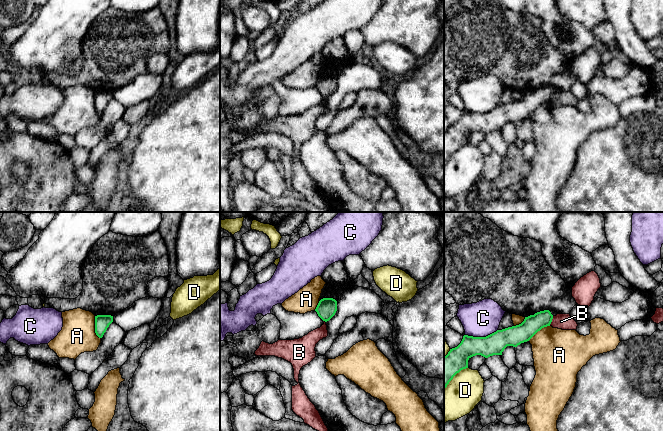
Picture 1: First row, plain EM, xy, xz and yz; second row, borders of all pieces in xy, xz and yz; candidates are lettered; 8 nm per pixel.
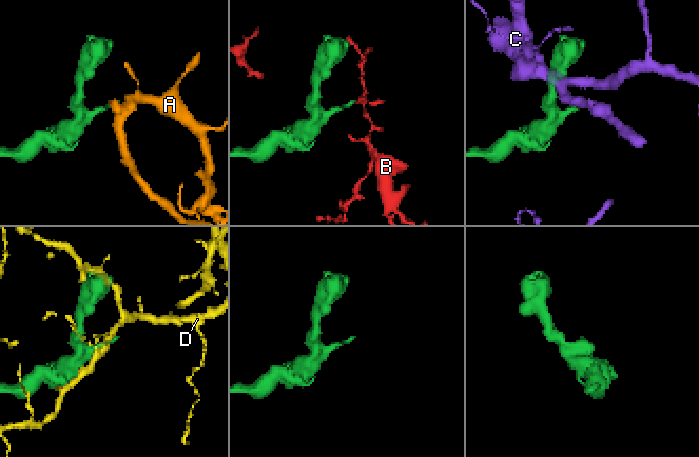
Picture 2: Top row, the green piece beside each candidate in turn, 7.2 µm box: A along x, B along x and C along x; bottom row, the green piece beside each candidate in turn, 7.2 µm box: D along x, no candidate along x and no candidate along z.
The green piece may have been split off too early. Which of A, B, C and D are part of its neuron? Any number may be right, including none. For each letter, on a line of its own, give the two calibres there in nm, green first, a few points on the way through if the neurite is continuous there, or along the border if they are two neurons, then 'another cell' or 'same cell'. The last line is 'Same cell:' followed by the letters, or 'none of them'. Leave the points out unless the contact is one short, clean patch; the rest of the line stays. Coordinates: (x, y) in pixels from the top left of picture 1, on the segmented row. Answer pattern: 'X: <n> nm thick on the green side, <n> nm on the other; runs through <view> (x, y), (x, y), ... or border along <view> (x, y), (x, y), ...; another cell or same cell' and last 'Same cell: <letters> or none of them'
A: 120 nm thick on the green side, 280 nm on the other; border along xy (94, 316), (94, 332), (100, 338); another cell
B: 150 nm thick on the green side, 130 nm on the other; border along yz (553, 316), (549, 325); another cell
C: 180 nm thick on the green side, 280 nm on the other; border along yz (497, 329), (485, 336), (465, 335); another cell
D: 200 nm thick on the green side, 280 nm on the other; another cell
Same cell: none of them

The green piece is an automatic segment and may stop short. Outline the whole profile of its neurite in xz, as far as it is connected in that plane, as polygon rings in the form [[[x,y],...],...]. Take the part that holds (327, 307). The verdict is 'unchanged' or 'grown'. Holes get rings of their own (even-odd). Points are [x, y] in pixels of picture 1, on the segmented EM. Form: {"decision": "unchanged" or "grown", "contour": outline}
{"decision": "unchanged", "contour": [[[323,298],[319,301],[315,311],[323,321],[327,322],[337,311],[337,301],[333,298]]]}

